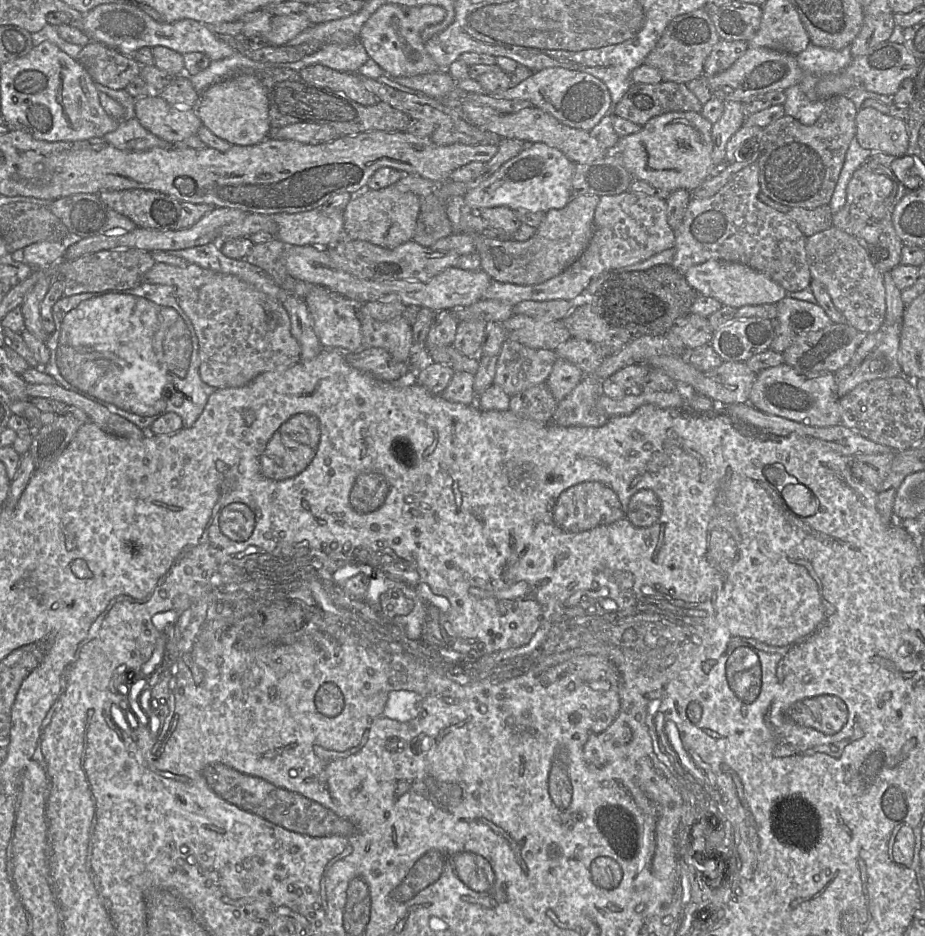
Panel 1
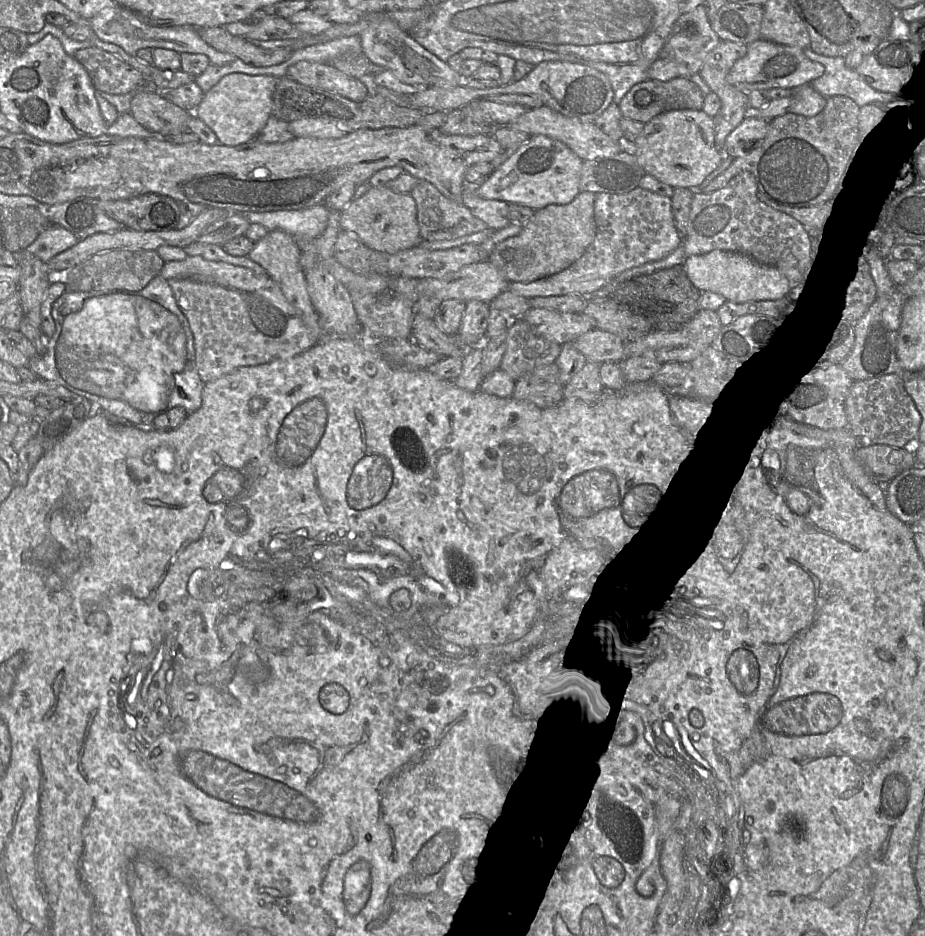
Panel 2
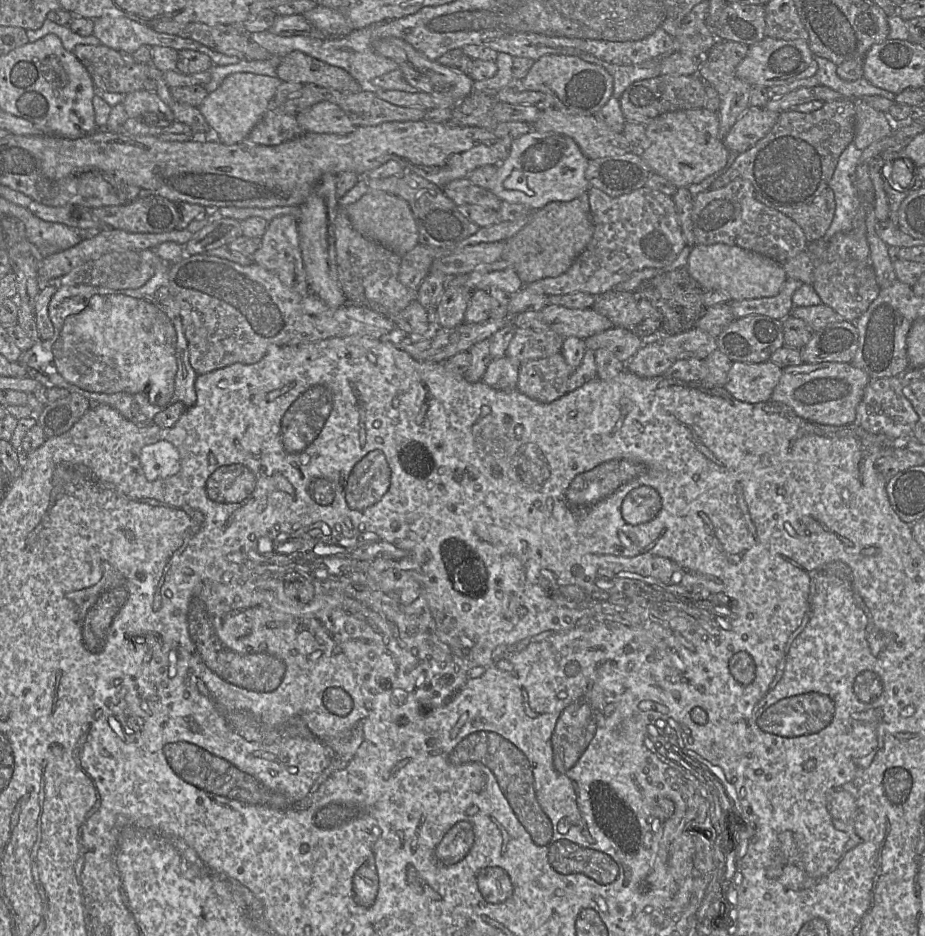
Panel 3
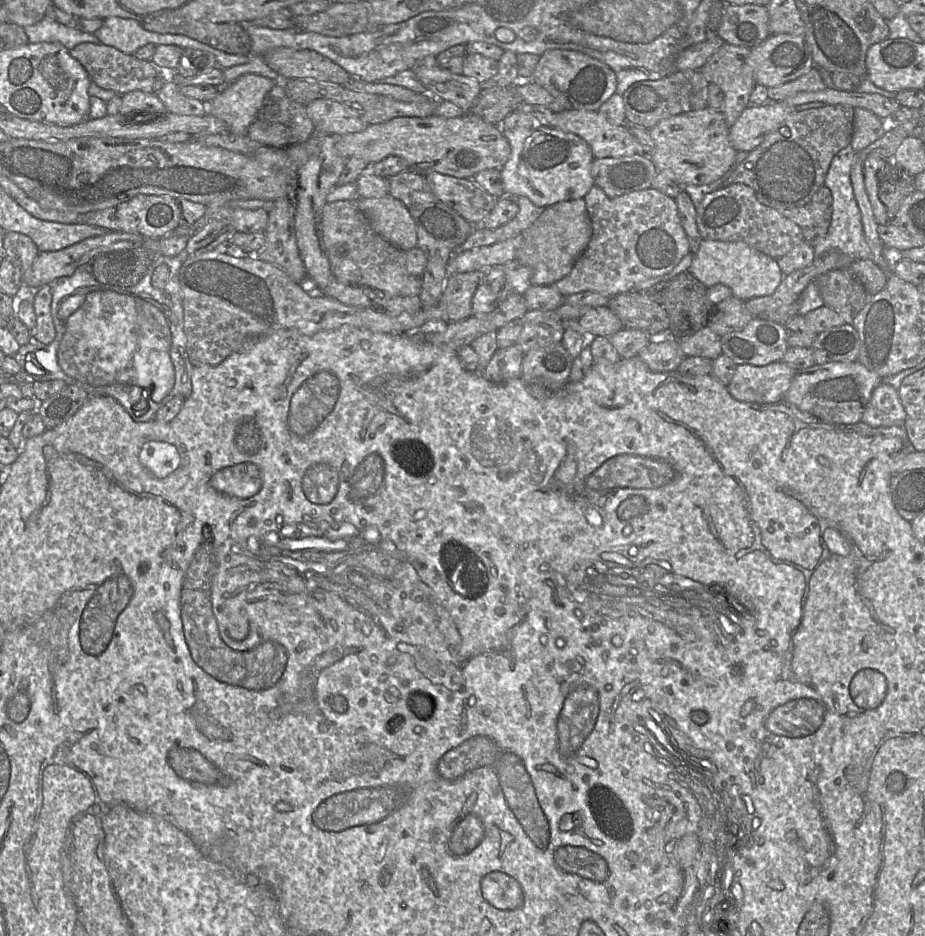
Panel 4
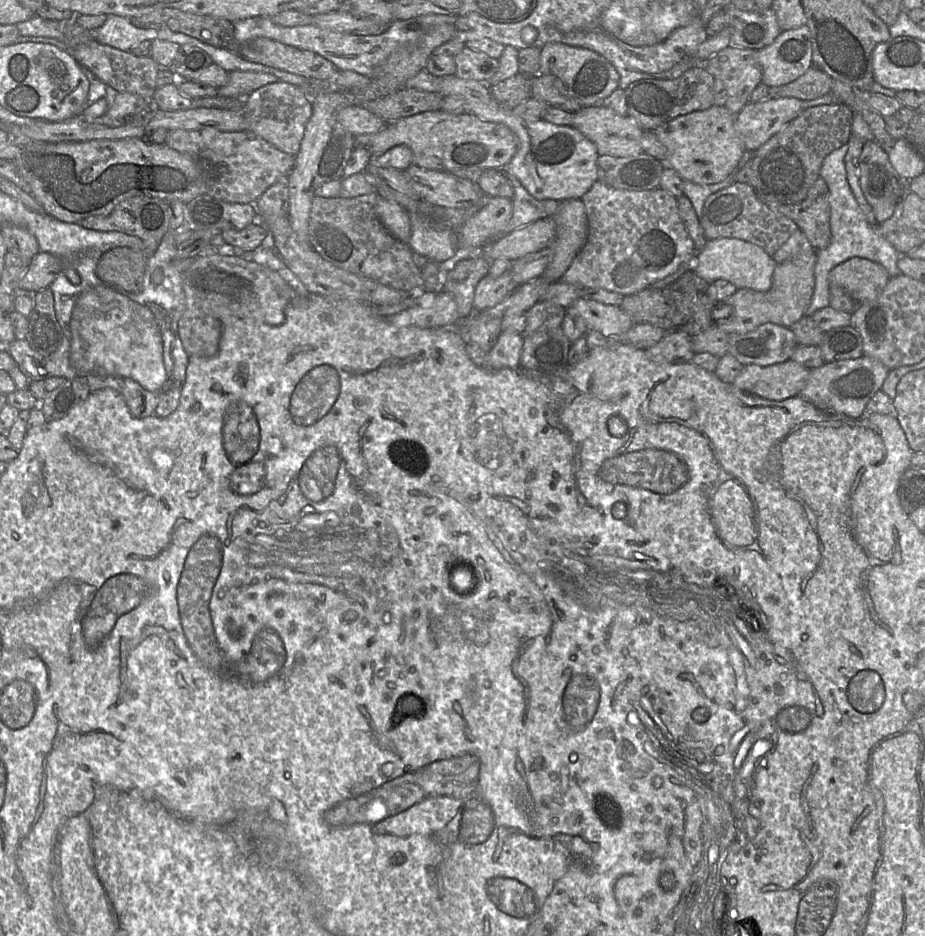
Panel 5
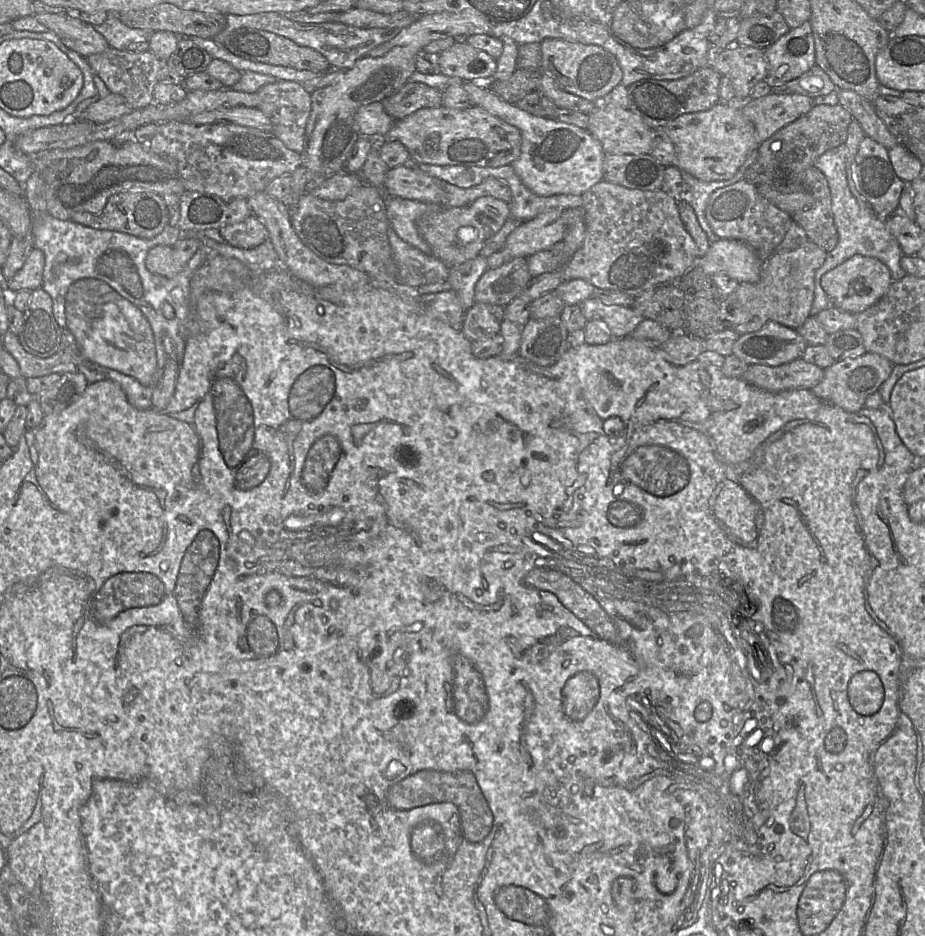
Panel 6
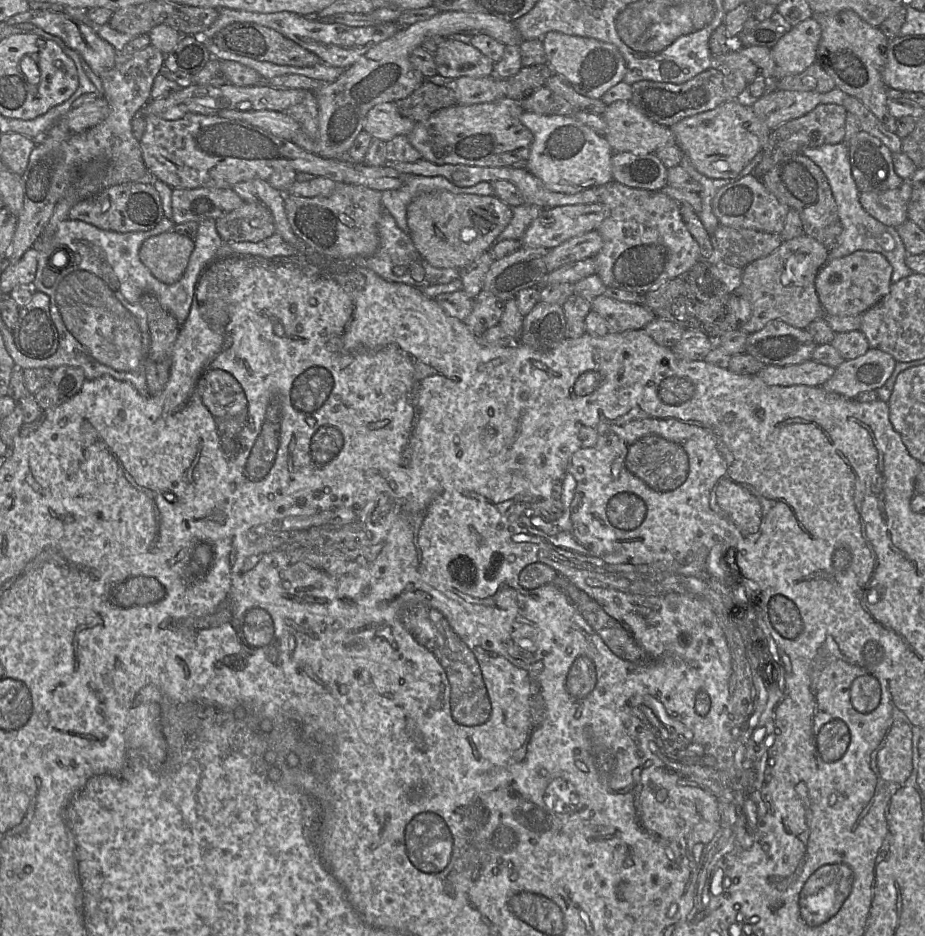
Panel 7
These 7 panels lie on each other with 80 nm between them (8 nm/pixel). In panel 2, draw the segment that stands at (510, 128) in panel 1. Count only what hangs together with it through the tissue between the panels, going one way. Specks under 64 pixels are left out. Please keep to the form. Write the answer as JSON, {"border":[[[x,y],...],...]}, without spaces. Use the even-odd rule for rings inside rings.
{"border":[[[545,105],[526,110],[508,126],[529,136],[540,134],[558,140],[568,146],[583,161],[608,158],[621,152],[624,148],[624,142],[614,141],[604,134],[594,122],[584,122],[577,118],[564,116]]]}

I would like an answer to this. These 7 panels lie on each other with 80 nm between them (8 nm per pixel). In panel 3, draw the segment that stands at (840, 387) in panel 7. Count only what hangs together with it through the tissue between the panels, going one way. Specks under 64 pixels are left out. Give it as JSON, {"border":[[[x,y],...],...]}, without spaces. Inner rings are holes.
{"border":[[[802,363],[782,369],[781,378],[770,401],[790,407],[798,416],[823,425],[844,426],[857,424],[857,407],[870,376],[850,363]]]}

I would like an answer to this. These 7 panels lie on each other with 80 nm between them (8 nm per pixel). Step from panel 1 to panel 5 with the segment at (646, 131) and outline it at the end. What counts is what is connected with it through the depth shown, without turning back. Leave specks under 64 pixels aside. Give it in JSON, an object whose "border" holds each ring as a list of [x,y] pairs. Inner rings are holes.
{"border":[[[725,106],[680,115],[664,123],[654,132],[666,147],[665,164],[682,178],[696,184],[714,184],[726,179],[746,151],[735,128],[736,116]]]}

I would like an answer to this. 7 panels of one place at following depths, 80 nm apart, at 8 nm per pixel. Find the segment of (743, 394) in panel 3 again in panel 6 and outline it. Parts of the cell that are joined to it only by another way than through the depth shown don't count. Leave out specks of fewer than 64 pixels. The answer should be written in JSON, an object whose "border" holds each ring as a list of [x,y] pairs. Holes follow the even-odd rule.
{"border":[[[802,358],[779,366],[753,364],[741,376],[747,383],[768,392],[812,389],[824,376],[824,369]]]}

